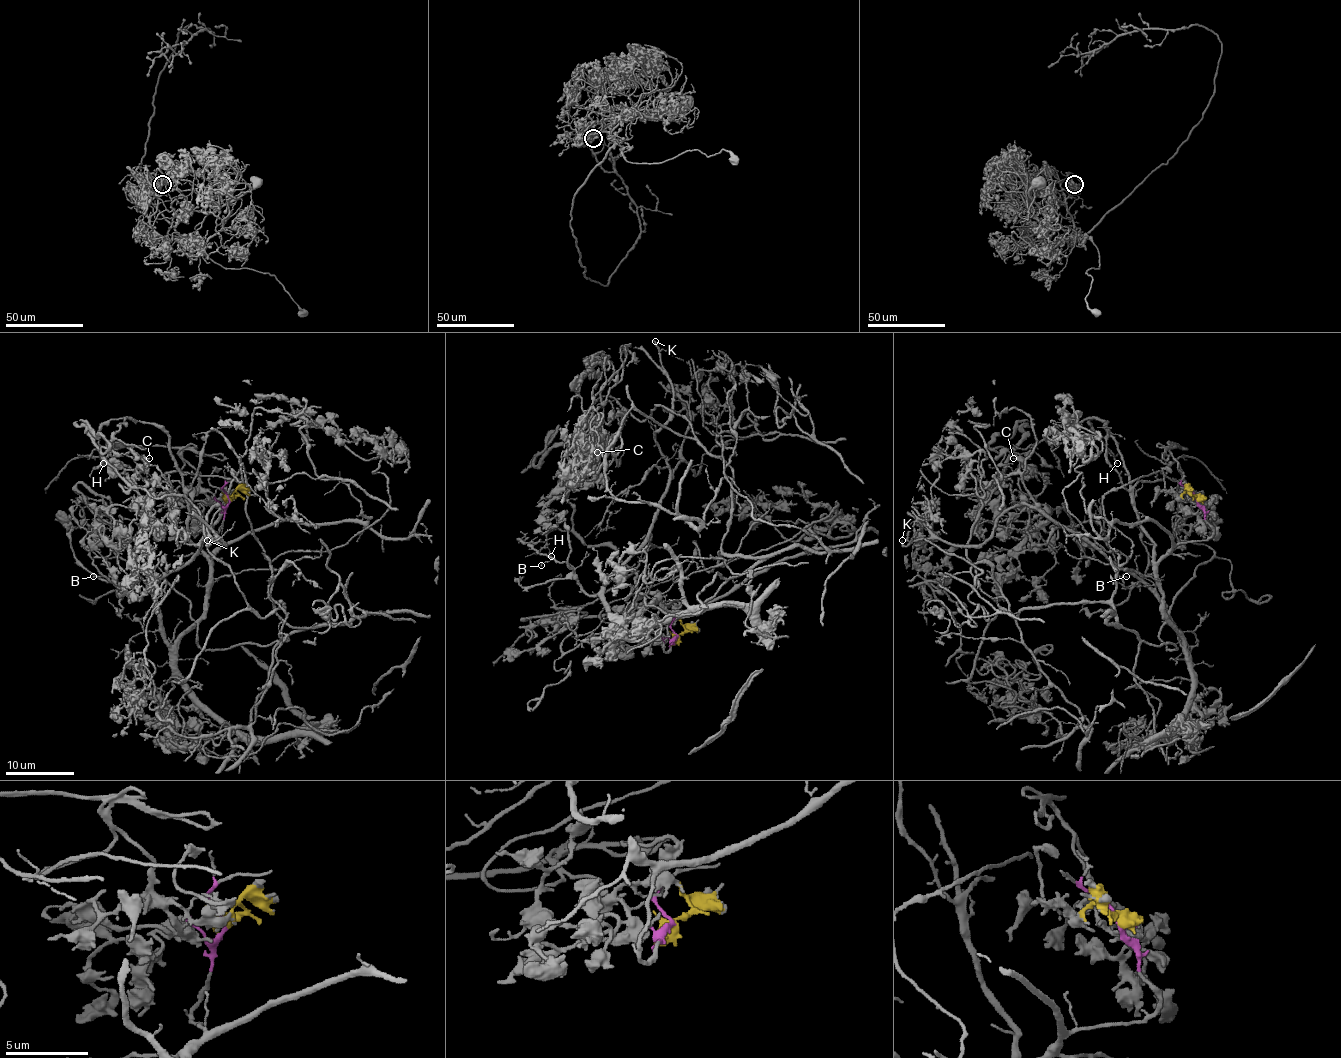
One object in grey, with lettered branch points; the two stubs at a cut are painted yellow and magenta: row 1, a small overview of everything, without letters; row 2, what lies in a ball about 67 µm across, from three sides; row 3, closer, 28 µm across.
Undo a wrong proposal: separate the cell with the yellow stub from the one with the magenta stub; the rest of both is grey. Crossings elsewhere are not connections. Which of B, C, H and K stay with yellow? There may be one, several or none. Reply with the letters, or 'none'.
C

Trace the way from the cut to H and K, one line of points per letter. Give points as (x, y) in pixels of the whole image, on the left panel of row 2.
H: (228, 498), (211, 561), (190, 539), (181, 472), (161, 429), (108, 421), (99, 434), (102, 463)
K: (228, 498), (205, 611), (171, 644), (156, 585), (200, 548), (219, 505), (207, 532), (224, 544), (207, 541)

